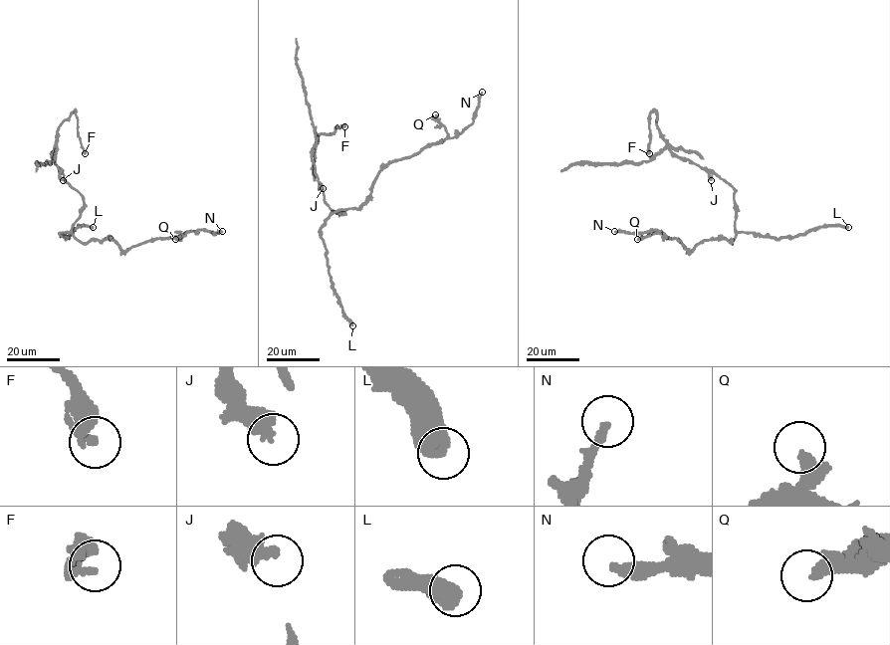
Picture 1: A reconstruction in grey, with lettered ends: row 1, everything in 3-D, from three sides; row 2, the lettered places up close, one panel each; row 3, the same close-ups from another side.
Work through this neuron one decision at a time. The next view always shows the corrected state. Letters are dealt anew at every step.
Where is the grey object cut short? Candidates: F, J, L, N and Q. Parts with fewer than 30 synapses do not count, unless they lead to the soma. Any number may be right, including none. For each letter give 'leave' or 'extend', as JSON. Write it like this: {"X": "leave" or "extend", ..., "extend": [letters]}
{"F": "leave", "J": "leave", "L": "leave", "N": "leave", "Q": "leave", "extend": []}

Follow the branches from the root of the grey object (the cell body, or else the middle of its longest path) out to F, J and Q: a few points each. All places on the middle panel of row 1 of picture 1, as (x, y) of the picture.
F: (336, 212), (342, 211), (333, 211), (325, 200), (311, 151), (320, 134), (331, 134), (335, 126), (344, 126)
J: (336, 212), (342, 211), (333, 211), (329, 207), (319, 185), (323, 188)
Q: (336, 212), (361, 206), (370, 197), (372, 182), (384, 166), (440, 143), (447, 132), (435, 114)

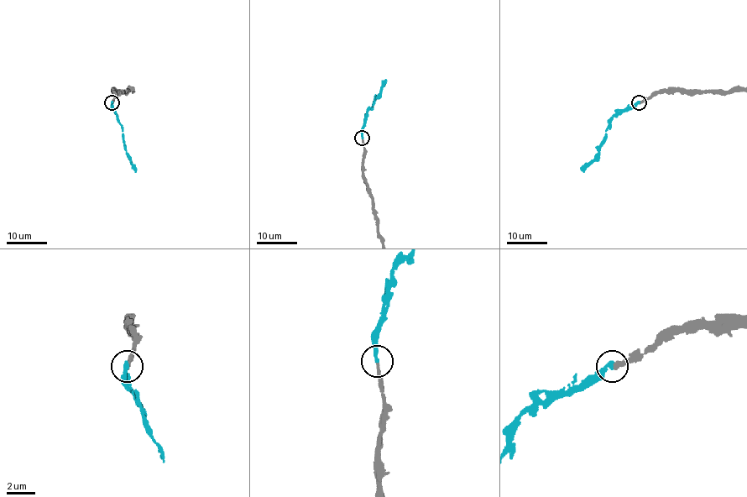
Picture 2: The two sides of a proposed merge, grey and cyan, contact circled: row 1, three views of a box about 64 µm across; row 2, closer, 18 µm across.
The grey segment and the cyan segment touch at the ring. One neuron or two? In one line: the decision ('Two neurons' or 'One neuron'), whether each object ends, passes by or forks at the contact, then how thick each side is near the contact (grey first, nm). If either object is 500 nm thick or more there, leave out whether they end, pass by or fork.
One neuron. At the ring grey ends. At the ring cyan ends. Thickness 260 nm (grey) against 280 nm

